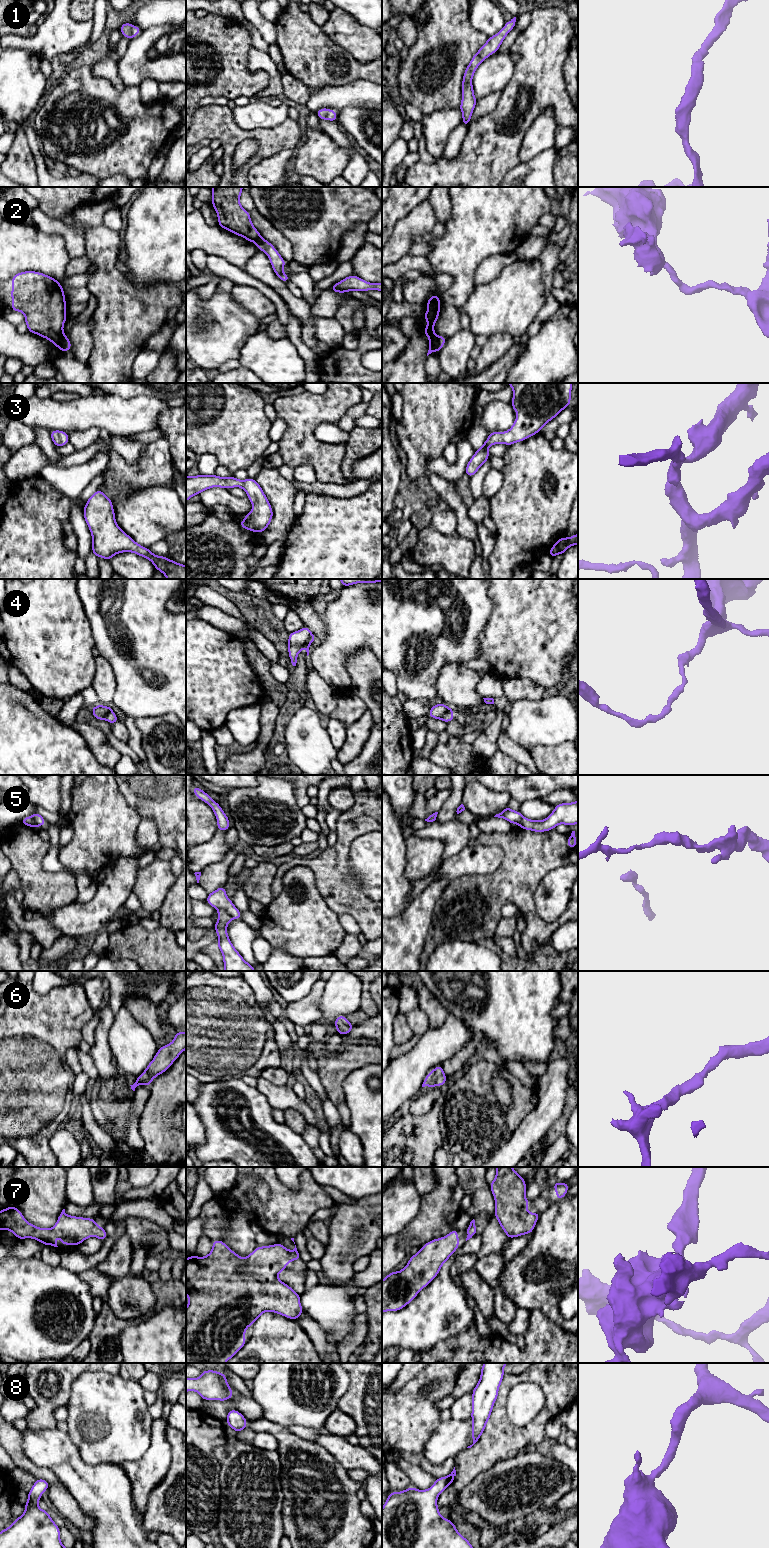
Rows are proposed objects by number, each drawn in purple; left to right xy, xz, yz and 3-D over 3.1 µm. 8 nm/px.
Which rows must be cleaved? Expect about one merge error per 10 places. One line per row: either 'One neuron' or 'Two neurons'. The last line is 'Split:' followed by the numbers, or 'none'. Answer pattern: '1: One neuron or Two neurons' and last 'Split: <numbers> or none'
1: One neuron
2: Two neurons
3: One neuron
4: Two neurons
5: Two neurons
6: One neuron
7: One neuron
8: One neuron
Split: 2, 4, 5

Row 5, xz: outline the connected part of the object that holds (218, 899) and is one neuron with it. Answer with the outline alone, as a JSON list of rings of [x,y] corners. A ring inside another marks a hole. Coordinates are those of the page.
[[[224,886],[219,887],[212,893],[208,893],[206,902],[217,909],[218,911],[225,911],[234,919],[242,919],[241,912],[235,907],[233,902],[227,897]]]

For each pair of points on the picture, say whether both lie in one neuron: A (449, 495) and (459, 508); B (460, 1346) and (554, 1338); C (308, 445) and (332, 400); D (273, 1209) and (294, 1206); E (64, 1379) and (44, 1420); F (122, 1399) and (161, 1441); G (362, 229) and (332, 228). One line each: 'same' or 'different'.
A: same
B: same
C: same
D: same
E: same
F: different
G: different

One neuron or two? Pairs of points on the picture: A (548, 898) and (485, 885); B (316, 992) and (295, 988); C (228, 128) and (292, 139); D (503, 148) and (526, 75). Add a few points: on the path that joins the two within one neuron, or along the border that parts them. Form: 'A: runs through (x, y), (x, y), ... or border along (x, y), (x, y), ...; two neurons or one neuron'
A: border along (545, 874), (534, 894), (535, 909), (540, 917); two neurons
B: border along (317, 981), (303, 997), (288, 1002); two neurons
C: runs through (244, 134), (276, 138); one neuron
D: runs through (493, 130), (494, 123), (511, 106), (515, 93); one neuron

